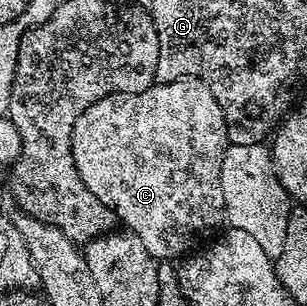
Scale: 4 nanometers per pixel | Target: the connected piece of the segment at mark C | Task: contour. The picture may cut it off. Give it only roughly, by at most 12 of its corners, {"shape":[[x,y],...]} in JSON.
{"shape":[[197,77],[72,127],[84,187],[155,259],[223,224],[224,111]]}

